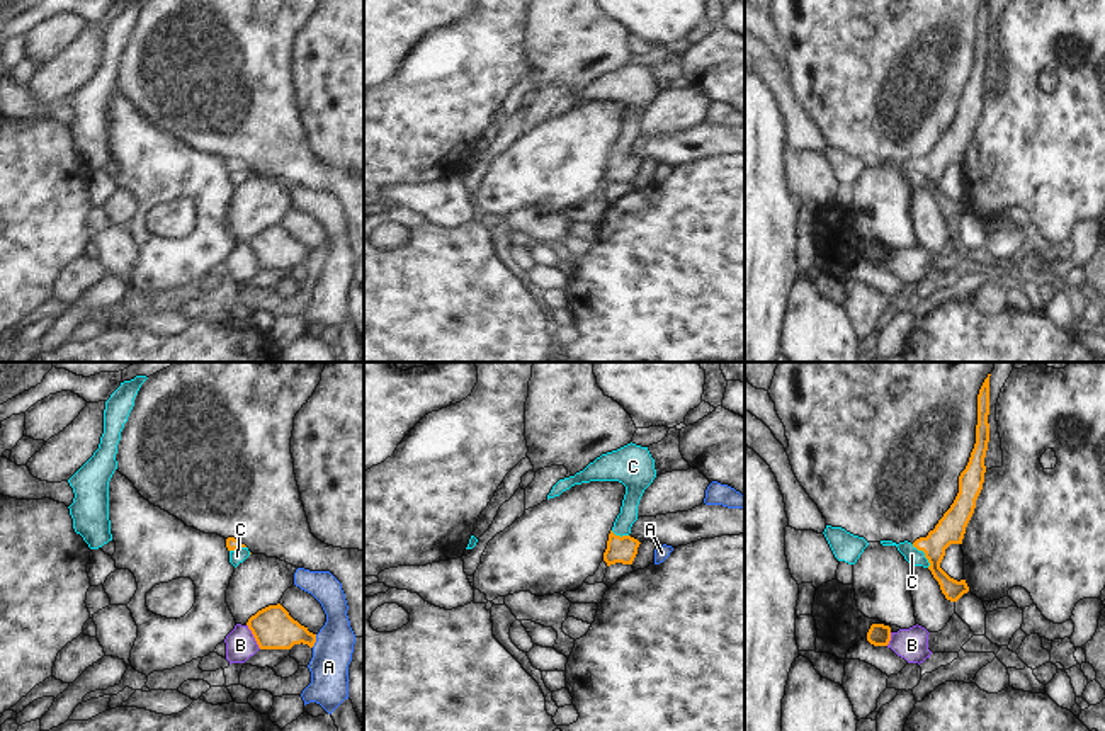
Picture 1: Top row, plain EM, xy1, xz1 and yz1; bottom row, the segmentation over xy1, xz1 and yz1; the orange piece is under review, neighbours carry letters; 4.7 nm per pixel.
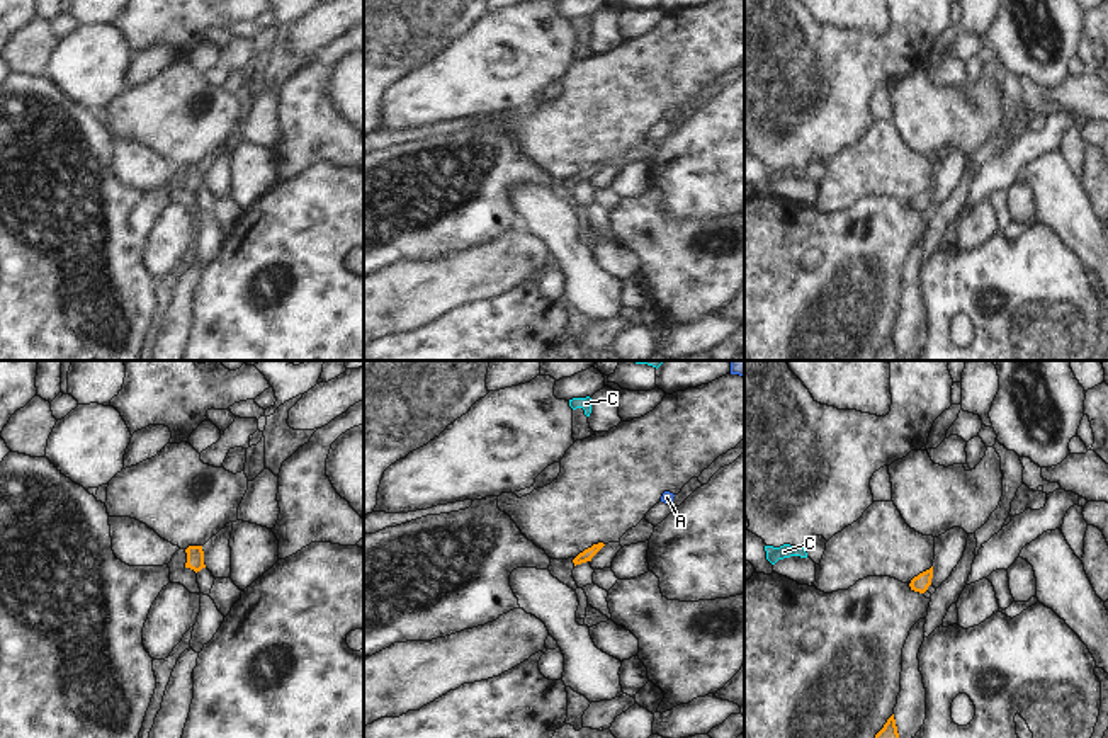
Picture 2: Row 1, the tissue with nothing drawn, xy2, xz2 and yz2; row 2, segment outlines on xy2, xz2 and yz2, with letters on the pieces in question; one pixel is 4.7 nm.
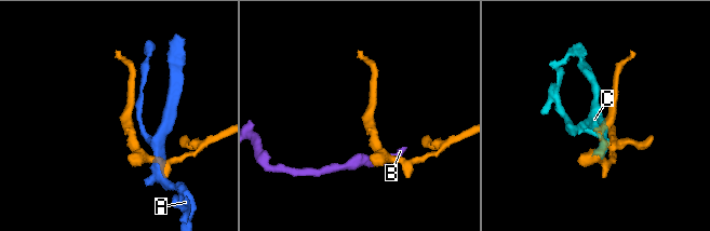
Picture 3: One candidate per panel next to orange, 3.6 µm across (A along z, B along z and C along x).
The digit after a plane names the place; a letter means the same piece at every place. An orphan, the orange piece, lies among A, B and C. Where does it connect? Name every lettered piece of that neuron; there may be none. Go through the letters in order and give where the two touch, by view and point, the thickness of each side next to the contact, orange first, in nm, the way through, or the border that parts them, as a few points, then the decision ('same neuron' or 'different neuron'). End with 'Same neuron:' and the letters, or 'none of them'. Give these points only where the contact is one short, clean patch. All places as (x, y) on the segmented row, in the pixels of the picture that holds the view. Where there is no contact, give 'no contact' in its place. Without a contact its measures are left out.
A: contact xy1 (315, 641); calibres 200 and 190 nm; border xy1 (317, 634), (317, 641), (311, 646); different neuron
B: contact xy1 (254, 636); calibres 200 and 140 nm; different neuron
C: contact yz1 (925, 555); calibres 140 and 80 nm; border yz1 (912, 544), (923, 553), (929, 566); different neuron
Same neuron: none of them

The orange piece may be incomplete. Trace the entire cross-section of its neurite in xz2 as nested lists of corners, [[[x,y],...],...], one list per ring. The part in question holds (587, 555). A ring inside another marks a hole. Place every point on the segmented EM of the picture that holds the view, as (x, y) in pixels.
[[[603,542],[593,544],[591,548],[585,549],[573,559],[574,563],[573,578],[578,588],[593,583],[595,570],[591,568],[590,561],[603,546],[605,546]]]

